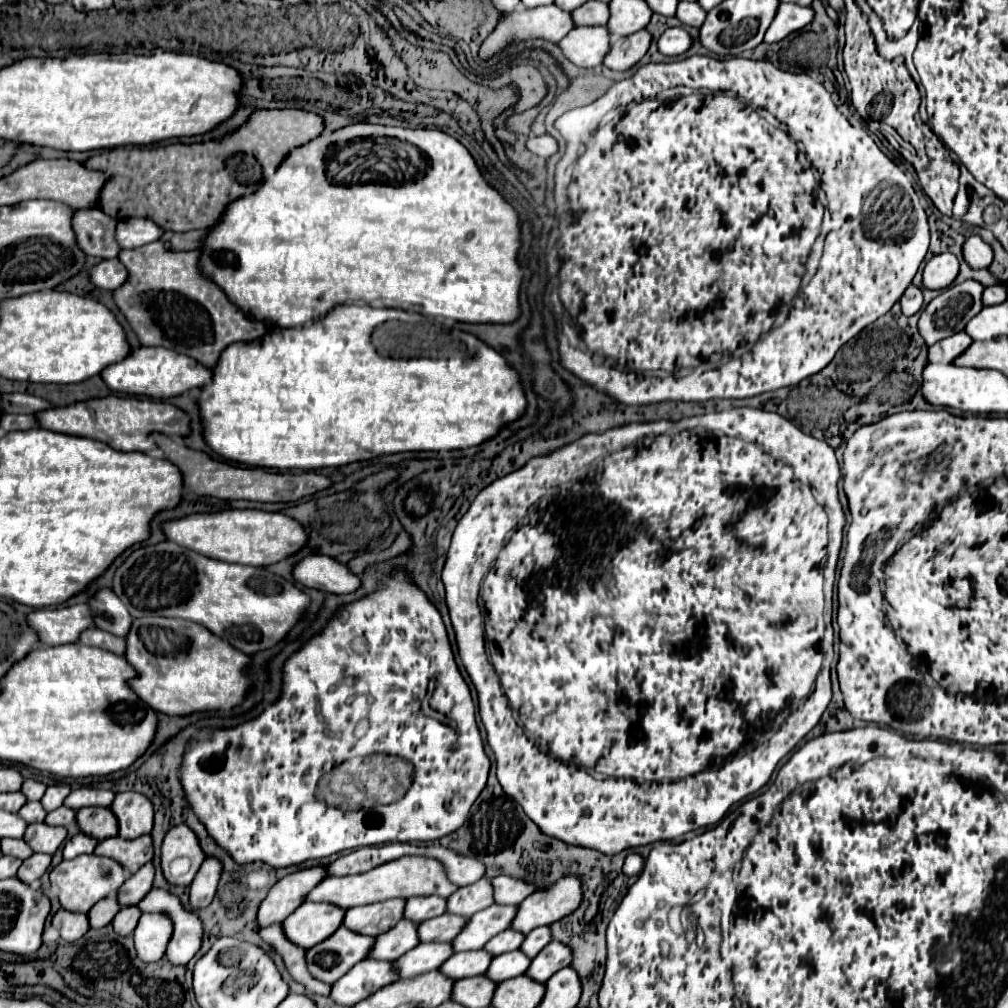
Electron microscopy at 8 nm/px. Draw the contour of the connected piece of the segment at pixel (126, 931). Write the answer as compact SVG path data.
M123 907L113 919L113 931L117 931L117 935L131 935L141 915L143 913L139 911L139 907Z

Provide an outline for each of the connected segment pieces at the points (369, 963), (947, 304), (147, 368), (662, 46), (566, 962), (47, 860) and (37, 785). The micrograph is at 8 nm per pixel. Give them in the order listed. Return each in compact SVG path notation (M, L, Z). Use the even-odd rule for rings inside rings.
M365 959L333 985L331 999L335 999L341 1005L353 1005L357 1001L367 999L385 985L395 983L397 975L399 973L393 967L393 961Z
M965 281L959 285L951 285L949 289L945 289L939 297L935 297L923 311L921 311L921 319L919 319L919 331L925 339L925 343L933 345L945 337L951 337L959 331L965 329L965 325L985 307L983 305L983 285L979 281Z
M141 347L141 349L133 351L123 363L107 367L101 373L101 377L111 389L127 393L127 395L147 395L153 399L169 399L169 397L177 397L185 391L203 387L207 381L211 381L213 371L209 367L201 365L199 361L195 361L193 357L175 353L171 349Z
M673 27L673 29L667 29L661 39L659 39L659 51L667 57L677 57L677 55L683 55L691 49L693 45L693 39L691 35L683 29L683 27Z
M553 941L553 943L549 943L549 947L545 947L545 951L541 951L533 959L527 975L537 979L537 981L547 981L559 969L569 967L571 961L573 961L573 949L569 945L565 945L565 943Z
M33 853L29 859L23 861L21 871L17 873L17 877L19 877L23 883L35 883L35 881L41 879L41 875L49 869L49 865L51 865L51 855Z
M25 779L21 791L25 793L25 797L27 797L29 801L41 801L41 797L45 795L45 789L47 789L45 783L35 781L35 779Z

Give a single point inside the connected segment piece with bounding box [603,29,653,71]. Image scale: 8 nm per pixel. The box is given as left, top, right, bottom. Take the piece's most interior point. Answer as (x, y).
(627, 51)

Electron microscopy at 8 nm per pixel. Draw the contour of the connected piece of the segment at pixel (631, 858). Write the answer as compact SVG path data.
M629 853L623 865L623 871L627 875L639 875L643 871L643 865L645 865L645 859L639 853Z

